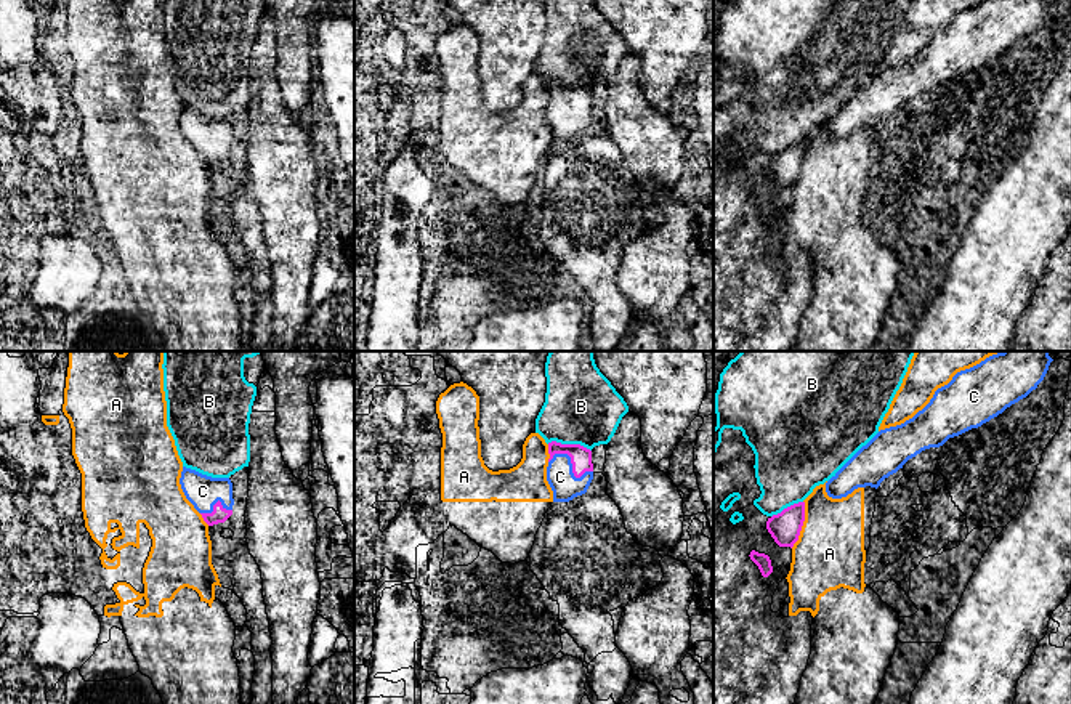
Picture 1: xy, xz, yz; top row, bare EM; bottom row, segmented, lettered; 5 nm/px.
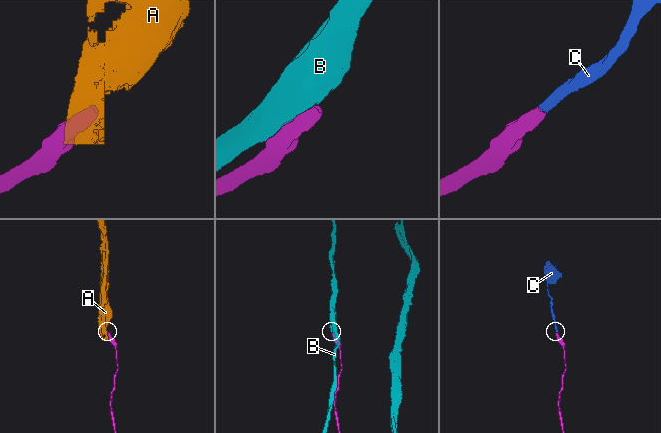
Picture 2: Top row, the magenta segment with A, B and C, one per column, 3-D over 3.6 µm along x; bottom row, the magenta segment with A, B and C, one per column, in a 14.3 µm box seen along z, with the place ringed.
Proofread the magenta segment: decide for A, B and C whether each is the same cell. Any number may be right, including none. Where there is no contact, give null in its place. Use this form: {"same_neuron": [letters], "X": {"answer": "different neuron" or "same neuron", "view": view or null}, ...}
{"same_neuron": ["C"], "A": {"answer": "different neuron", "view": "yz"}, "B": {"answer": "different neuron", "view": "xz"}, "C": {"answer": "same neuron", "view": "xz"}}

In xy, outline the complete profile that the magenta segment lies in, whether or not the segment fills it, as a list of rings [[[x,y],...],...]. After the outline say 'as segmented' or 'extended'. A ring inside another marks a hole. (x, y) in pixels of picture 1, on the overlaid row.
[[[183,467],[180,484],[208,526],[224,523],[232,515],[234,499],[229,478],[212,478]]] | extended

